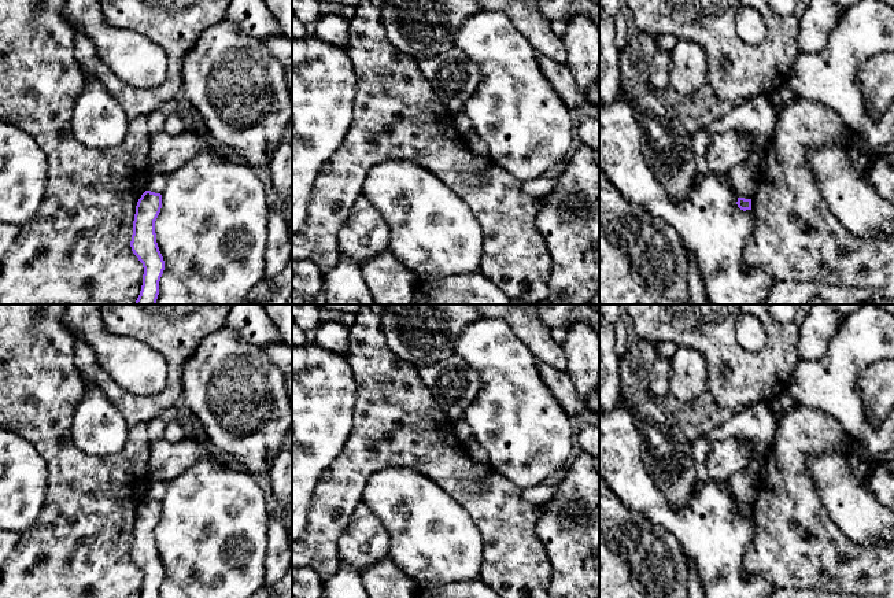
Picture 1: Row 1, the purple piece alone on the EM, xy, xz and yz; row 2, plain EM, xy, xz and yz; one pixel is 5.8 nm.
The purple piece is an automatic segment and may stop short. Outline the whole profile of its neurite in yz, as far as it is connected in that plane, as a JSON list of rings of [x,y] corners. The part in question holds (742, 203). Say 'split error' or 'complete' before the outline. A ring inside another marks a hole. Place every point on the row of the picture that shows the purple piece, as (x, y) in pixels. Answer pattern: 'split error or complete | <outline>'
split error | [[[750,160],[736,165],[729,174],[731,185],[738,195],[738,207],[743,211],[751,210],[751,199],[756,195],[757,173]]]

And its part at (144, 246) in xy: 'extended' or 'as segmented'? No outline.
as segmented

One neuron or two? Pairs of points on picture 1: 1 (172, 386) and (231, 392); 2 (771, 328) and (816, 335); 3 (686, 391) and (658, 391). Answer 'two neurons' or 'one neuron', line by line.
1: two neurons
2: two neurons
3: two neurons

